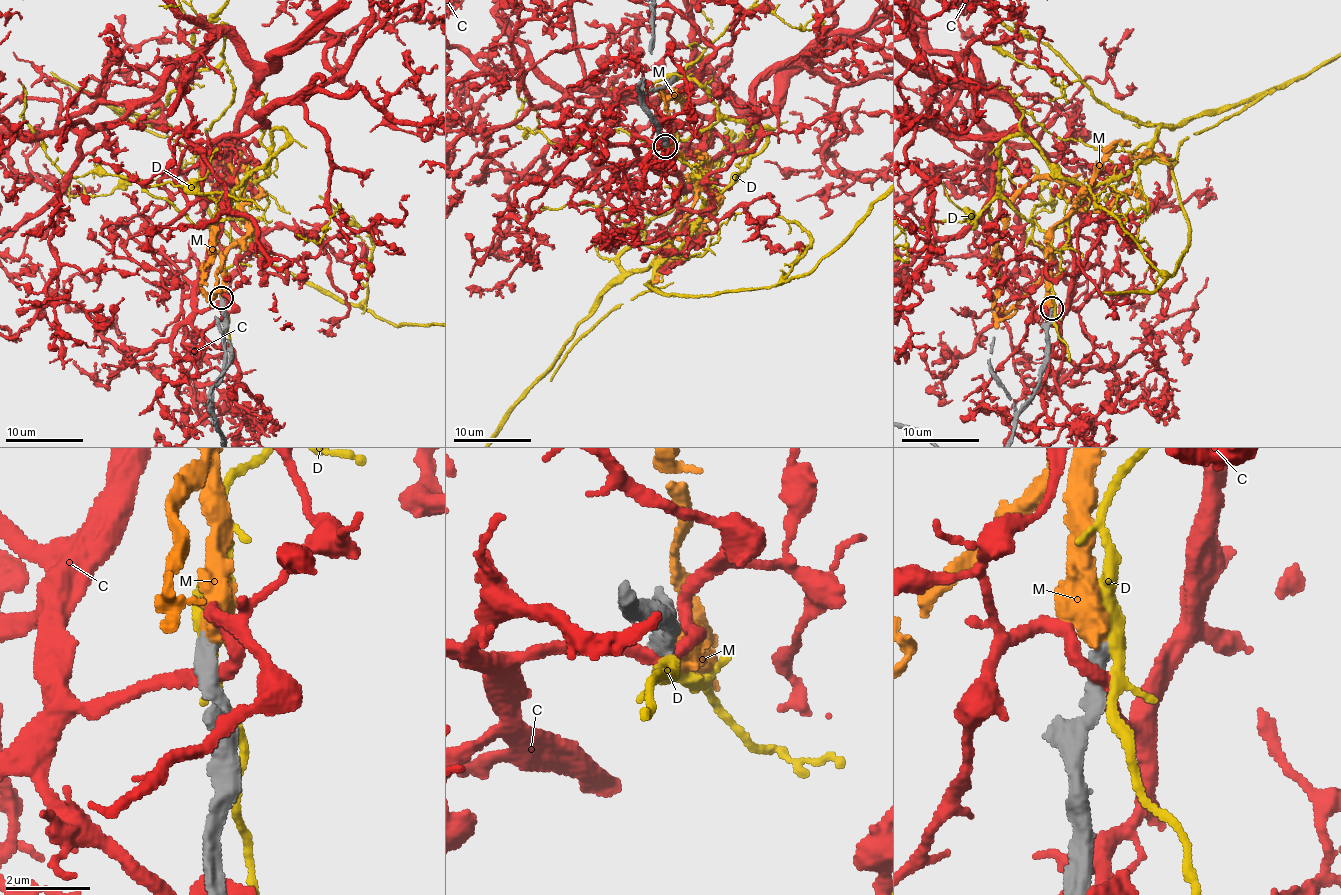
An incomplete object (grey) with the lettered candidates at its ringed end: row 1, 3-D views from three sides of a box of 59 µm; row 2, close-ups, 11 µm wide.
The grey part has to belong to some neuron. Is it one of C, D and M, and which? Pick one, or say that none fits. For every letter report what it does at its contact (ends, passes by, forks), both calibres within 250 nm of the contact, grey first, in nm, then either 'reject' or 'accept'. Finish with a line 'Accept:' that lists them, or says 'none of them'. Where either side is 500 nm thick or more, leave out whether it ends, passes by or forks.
C: 550 nm thick on the grey side, 320 nm on the other; reject
D: it forks there; 400 nm thick on the grey side, 320 nm on the other; reject
M: it ends there; 400 nm thick on the grey side, 480 nm on the other; accept
Accept: M

